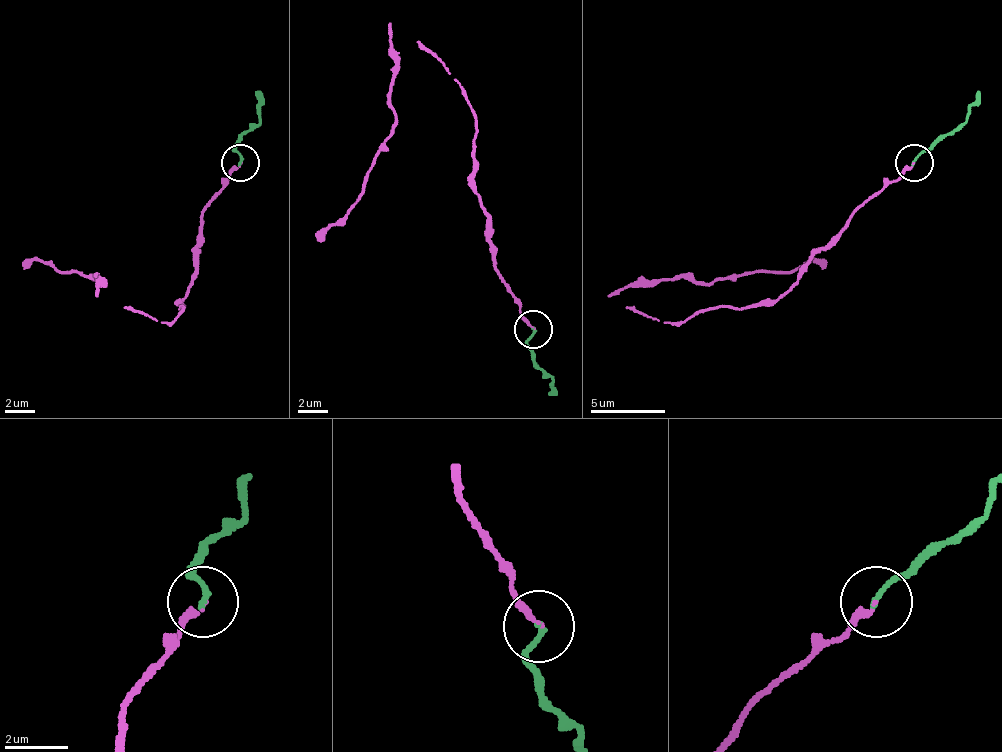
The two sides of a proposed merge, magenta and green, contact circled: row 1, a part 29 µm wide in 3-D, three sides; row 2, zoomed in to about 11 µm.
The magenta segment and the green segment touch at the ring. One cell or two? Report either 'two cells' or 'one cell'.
one cell

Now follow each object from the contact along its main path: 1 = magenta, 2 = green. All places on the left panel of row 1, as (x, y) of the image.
1: (239, 162), (201, 214), (194, 286), (171, 323), (122, 308), (100, 278), (40, 259), (21, 267)
2: (239, 162), (235, 147), (258, 120), (254, 90)

